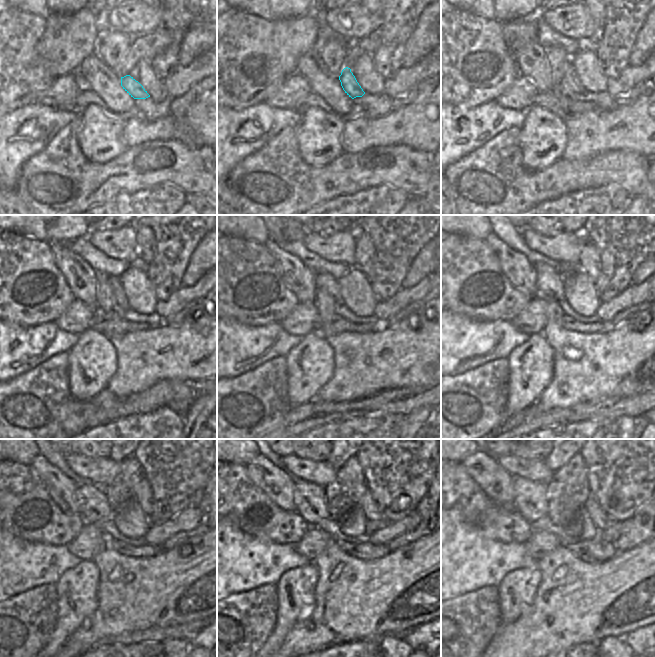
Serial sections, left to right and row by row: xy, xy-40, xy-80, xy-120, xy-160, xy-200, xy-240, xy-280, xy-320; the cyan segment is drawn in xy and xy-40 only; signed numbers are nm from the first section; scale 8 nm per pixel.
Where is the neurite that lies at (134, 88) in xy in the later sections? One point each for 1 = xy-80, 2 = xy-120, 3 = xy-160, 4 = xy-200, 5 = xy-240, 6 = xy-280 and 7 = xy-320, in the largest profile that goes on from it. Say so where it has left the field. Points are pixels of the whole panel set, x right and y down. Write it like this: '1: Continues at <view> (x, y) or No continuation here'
1: Continues at xy-80 (570, 76)
2: Continues at xy-120 (118, 292)
3: Continues at xy-160 (325, 281)
4: Continues at xy-200 (549, 282)
5: Continues at xy-240 (92, 503)
6: Continues at xy-280 (310, 501)
7: Continues at xy-320 (530, 500).

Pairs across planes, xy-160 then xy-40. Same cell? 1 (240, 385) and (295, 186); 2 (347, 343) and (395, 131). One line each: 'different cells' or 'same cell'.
1: same cell
2: same cell

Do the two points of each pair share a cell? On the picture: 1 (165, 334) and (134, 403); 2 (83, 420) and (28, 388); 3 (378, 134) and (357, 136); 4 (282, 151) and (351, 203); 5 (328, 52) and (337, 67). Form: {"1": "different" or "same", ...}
{"1": "different", "2": "same", "3": "same", "4": "different", "5": "same"}

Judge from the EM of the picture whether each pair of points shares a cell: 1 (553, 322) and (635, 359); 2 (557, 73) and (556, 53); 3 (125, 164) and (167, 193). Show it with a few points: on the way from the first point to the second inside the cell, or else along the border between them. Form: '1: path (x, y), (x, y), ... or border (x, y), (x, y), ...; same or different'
1: path (570, 343), (586, 359), (614, 359); same
2: path (556, 68), (556, 58); same
3: border (178, 187), (158, 183), (133, 193); different

